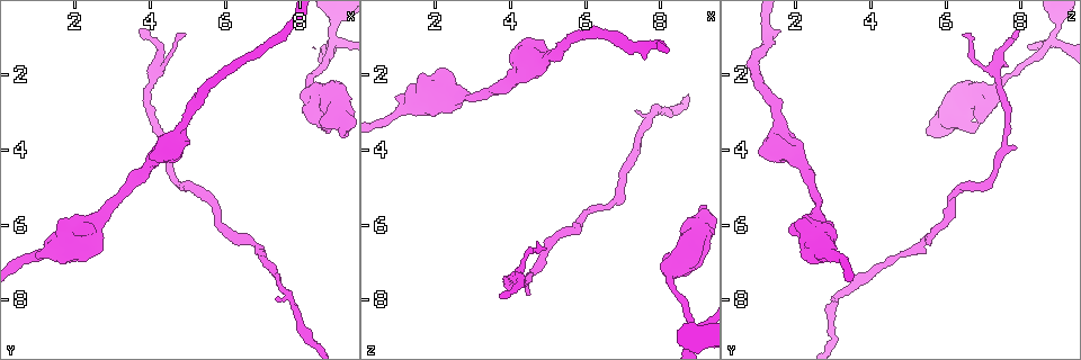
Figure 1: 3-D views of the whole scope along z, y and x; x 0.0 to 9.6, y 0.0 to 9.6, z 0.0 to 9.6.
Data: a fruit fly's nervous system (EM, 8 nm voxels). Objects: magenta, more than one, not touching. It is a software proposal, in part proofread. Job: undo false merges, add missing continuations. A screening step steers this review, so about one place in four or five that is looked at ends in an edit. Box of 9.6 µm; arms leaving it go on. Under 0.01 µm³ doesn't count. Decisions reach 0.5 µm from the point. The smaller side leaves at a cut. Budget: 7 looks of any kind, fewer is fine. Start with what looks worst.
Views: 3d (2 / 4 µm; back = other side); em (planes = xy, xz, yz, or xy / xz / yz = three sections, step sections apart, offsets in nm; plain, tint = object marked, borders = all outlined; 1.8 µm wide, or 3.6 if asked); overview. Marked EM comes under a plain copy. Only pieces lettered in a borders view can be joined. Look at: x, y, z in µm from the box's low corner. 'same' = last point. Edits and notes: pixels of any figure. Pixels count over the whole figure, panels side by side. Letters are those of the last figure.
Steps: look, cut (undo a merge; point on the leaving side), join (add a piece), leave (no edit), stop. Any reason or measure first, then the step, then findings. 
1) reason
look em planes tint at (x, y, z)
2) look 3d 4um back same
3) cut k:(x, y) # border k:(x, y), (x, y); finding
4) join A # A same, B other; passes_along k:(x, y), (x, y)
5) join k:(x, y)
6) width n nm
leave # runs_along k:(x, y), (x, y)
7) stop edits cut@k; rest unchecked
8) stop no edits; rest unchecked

four-way junction
look 3d 2um back at (8.90, 1.15, 8.75)

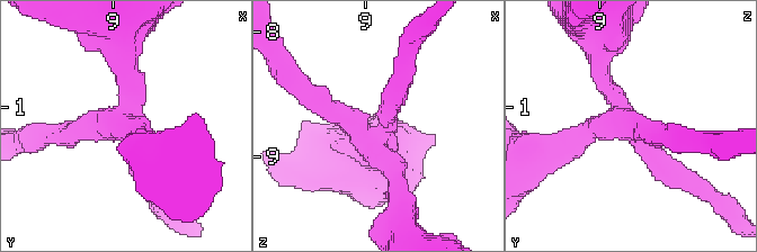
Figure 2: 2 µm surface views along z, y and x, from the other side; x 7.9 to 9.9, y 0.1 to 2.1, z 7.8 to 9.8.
arms 4
look em xy step 8 borders at (8.86, 1.12, 8.78)

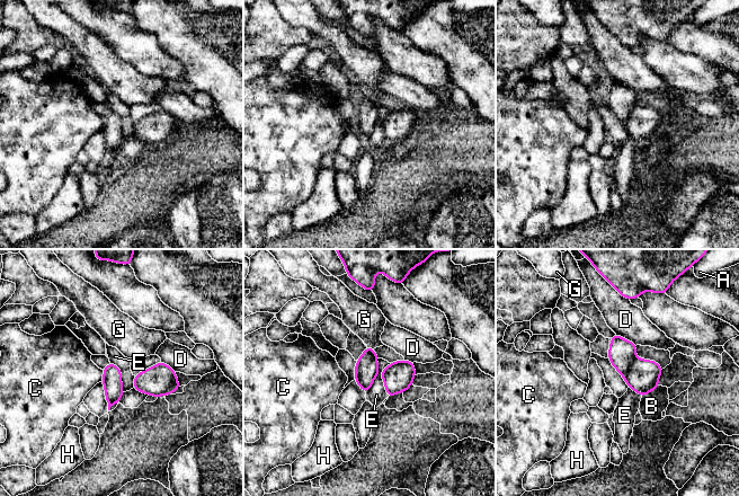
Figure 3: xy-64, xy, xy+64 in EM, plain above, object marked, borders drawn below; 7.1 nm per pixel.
cut 3:(622, 352) # A other, B other, C other, D other, E other, G other, H other; border 3:(635, 357), (623, 377); two neurons meet here

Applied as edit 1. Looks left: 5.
thick turns thin
look 3d 4um at (4.20, 1.75, 7.35)

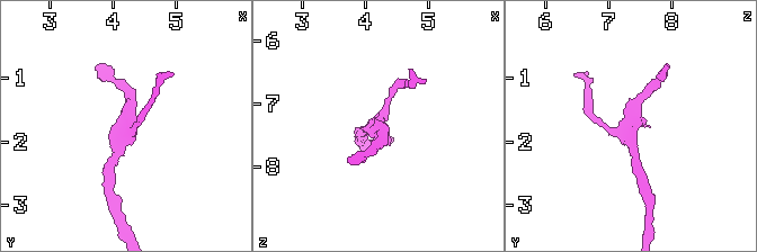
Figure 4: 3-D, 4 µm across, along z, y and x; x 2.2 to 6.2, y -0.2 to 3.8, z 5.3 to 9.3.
look em xy step 4 tint at (4.20, 1.80, 7.30)

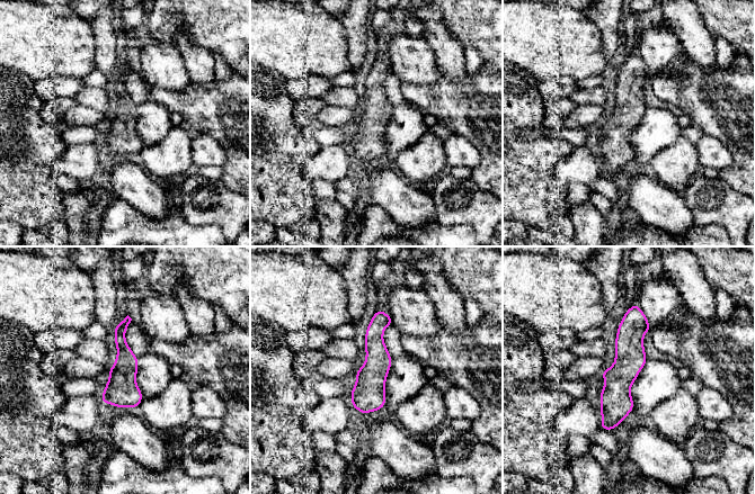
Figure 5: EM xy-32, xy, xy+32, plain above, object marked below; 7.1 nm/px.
another direction
look em planes borders same

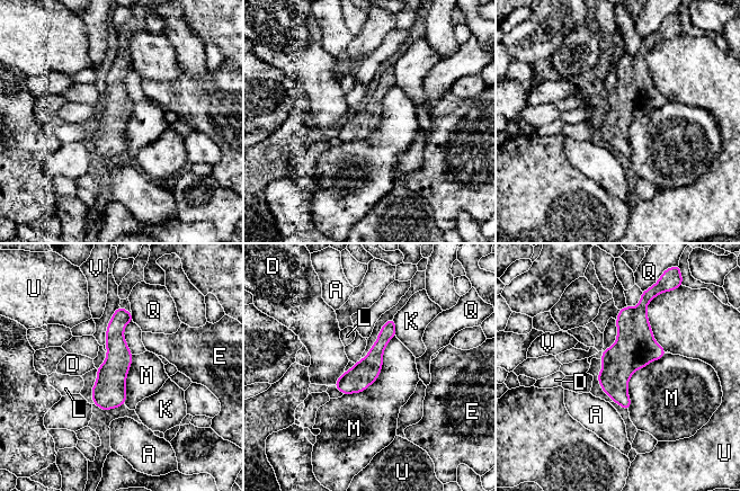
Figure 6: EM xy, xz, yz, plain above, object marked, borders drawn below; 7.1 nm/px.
leave # A other, D other, E other, K other, L other, M other, Q other, U other, V other; runs_along 6:(121, 310), (116, 366), (105, 408); one neuron here

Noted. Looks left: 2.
calibre changes
look em 3.6um xz step 8 borders at (4.25, 4.05, 1.95)

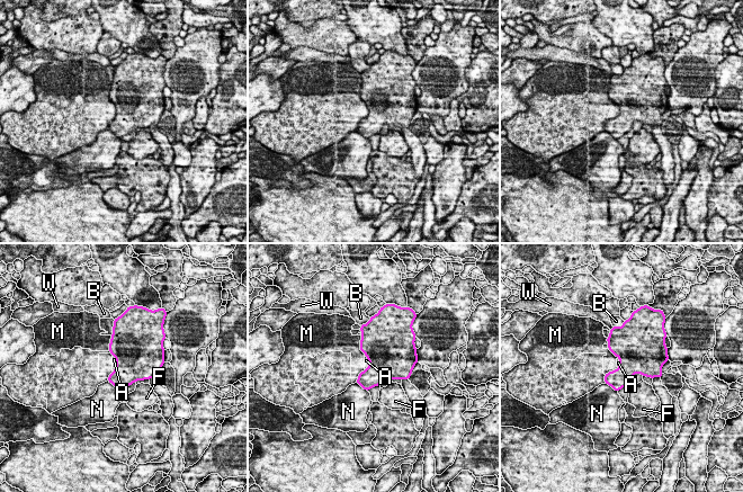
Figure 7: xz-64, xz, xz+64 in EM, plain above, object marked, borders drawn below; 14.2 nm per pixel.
width 340 nm
leave # A other, B other, F other, M other, N other, W other; continuous, no second neuron

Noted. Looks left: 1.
stop edits cut@3; rest unchecked

